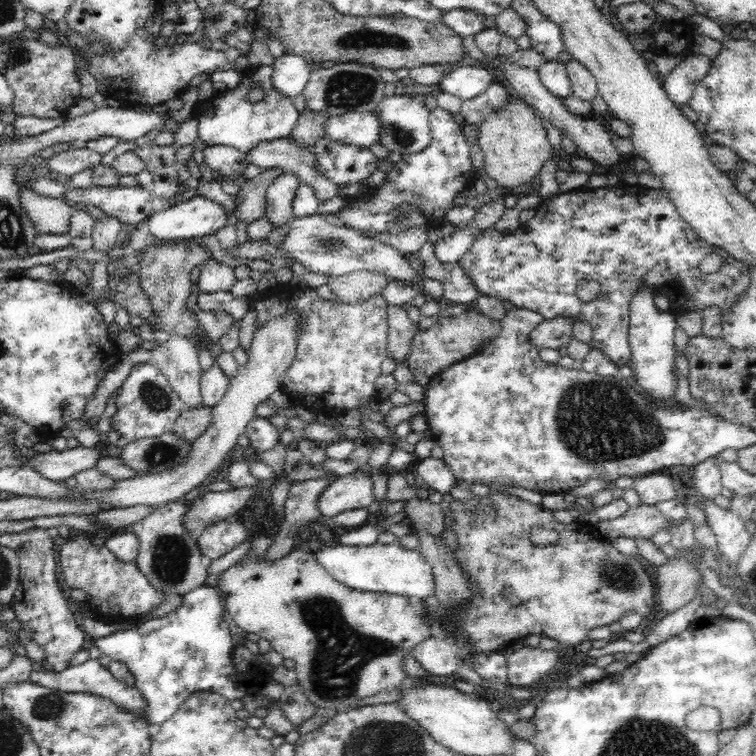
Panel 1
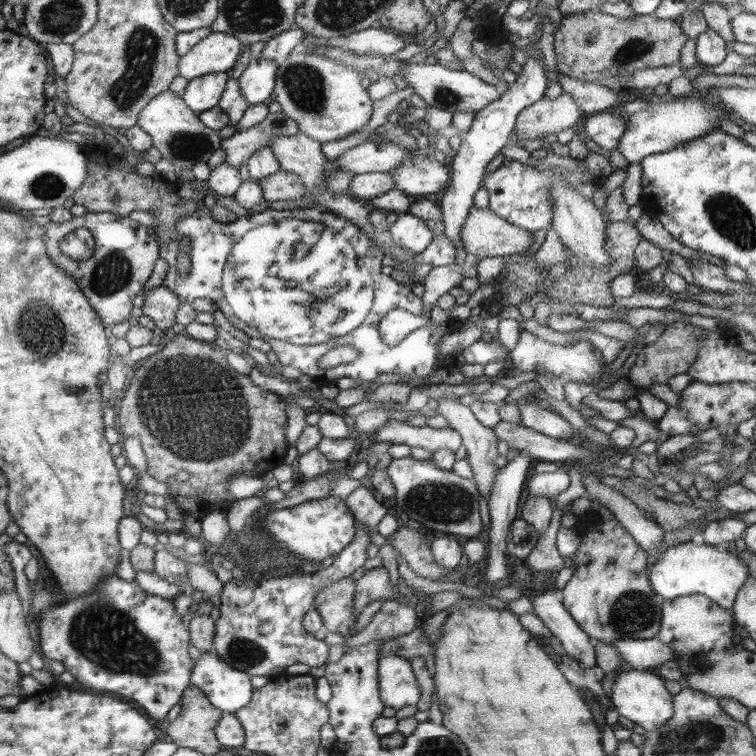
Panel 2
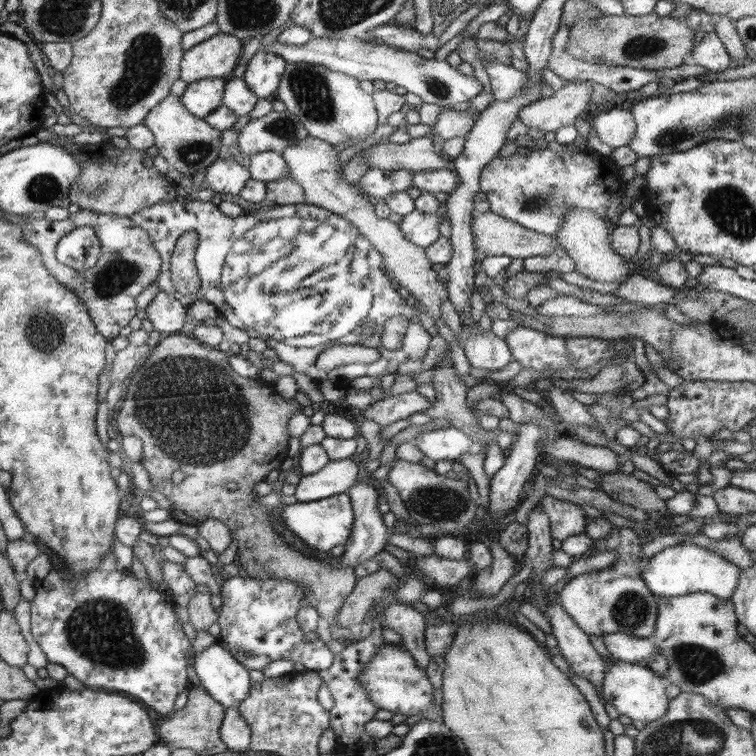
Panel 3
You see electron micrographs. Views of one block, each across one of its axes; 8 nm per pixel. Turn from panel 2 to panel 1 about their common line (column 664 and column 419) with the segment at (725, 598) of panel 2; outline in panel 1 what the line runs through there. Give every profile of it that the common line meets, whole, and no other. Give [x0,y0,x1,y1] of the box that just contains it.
[314,541,434,598]

